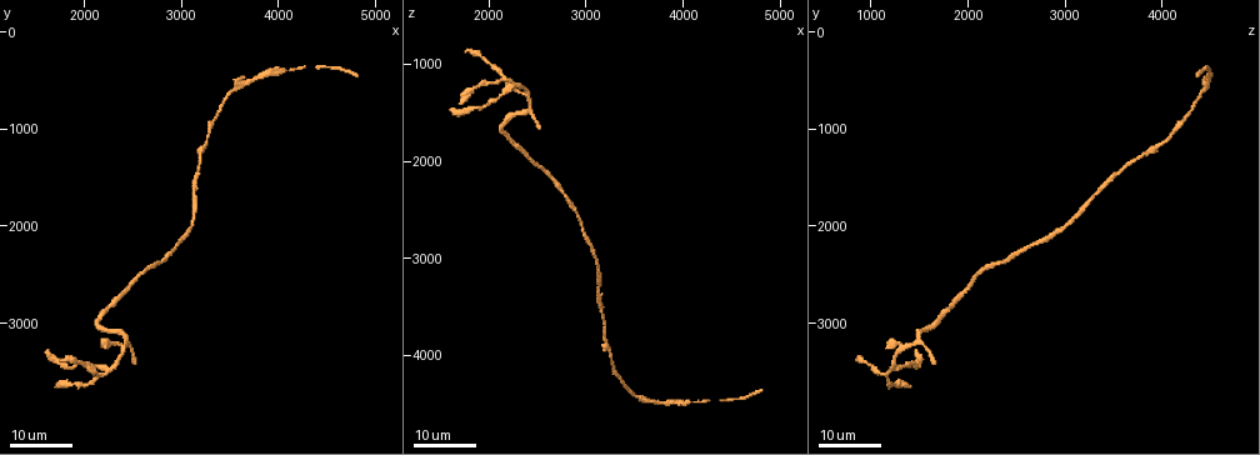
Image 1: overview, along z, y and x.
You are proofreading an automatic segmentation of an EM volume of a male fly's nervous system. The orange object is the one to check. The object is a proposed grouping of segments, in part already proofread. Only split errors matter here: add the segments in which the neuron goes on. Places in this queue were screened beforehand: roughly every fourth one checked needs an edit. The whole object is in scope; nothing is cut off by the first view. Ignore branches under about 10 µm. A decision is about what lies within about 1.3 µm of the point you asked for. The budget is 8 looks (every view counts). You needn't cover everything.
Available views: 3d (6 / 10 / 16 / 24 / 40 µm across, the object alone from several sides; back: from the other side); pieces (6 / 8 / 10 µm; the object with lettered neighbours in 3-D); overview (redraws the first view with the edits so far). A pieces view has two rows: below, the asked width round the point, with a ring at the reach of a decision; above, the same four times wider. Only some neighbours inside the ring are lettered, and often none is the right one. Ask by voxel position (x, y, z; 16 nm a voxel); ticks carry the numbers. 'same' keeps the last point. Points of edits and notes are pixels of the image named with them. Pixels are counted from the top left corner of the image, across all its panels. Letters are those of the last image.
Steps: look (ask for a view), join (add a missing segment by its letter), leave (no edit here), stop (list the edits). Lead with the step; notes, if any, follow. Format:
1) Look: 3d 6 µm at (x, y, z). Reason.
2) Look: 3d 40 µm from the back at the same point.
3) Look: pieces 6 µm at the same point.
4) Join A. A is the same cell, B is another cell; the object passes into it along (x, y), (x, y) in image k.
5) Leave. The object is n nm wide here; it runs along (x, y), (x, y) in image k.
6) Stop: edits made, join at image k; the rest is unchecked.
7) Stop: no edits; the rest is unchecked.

Look: 3d 16 µm at (2520, 3420, 1660). Branch stops here.

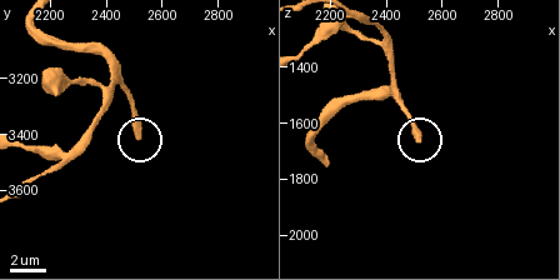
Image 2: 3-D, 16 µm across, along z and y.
Look: pieces 8 µm at (2510, 3410, 1650).

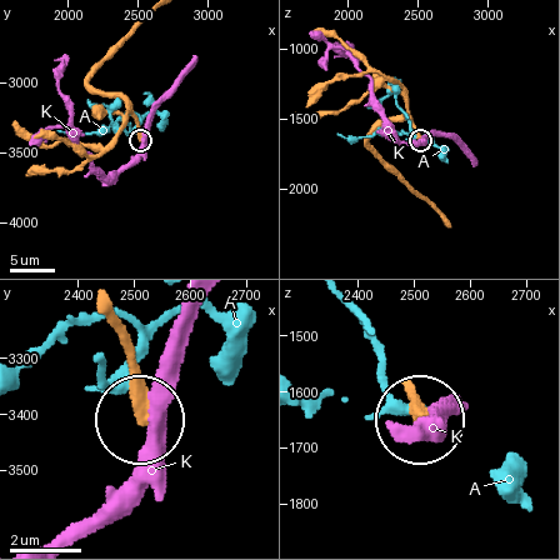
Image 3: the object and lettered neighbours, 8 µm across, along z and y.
Leave. A and K are other cells; it runs along (136, 28), (89, 83), (124, 101), (139, 138) in image 3; none of them fits.

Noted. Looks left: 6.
Look: 3d 24 µm at (2180, 3200, 1180). Free end.

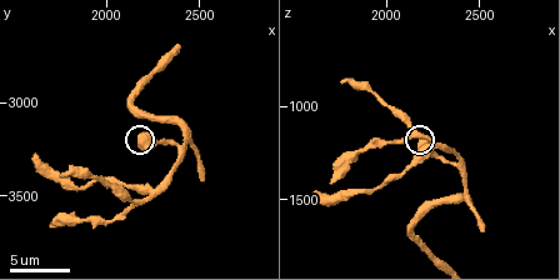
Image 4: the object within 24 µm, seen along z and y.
Look: pieces 10 µm at (2180, 3200, 1180).

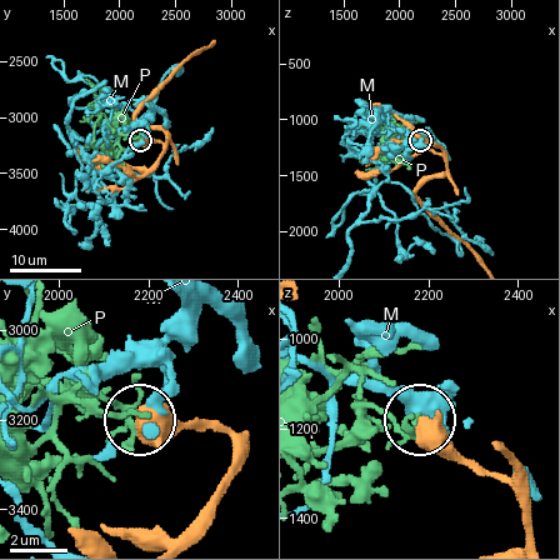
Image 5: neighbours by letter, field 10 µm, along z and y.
Leave. M and P are other cells; no lettered segment goes on from it.

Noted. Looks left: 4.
Look: pieces 8 µm at (1620, 3280, 1460). Long arm stops here.

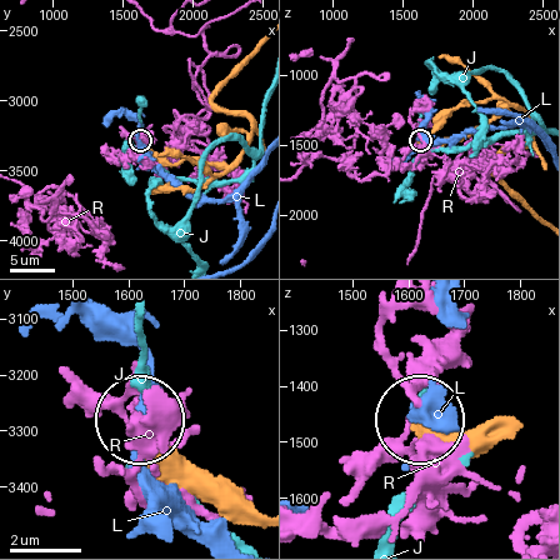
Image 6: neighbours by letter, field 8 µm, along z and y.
Leave. J, L and R are other cells; no lettered segment goes on from it.

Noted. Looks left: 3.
Look: 3d 16 µm at (4820, 480, 4360). An open end.

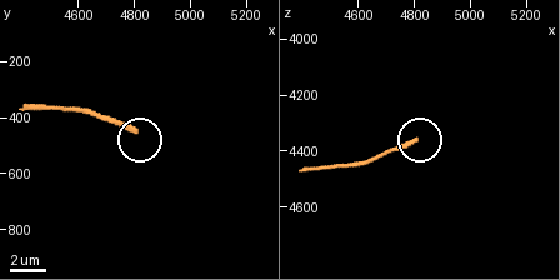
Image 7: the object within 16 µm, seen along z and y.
Look: pieces 10 µm at (4800, 440, 4370).

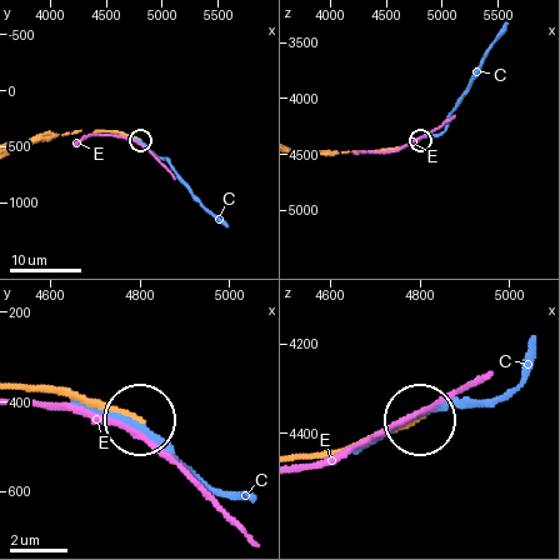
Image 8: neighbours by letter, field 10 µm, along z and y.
Leave. C and E are other cells; no lettered segment goes on from it.

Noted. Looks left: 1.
Stop: no edits; the rest is unchecked.

